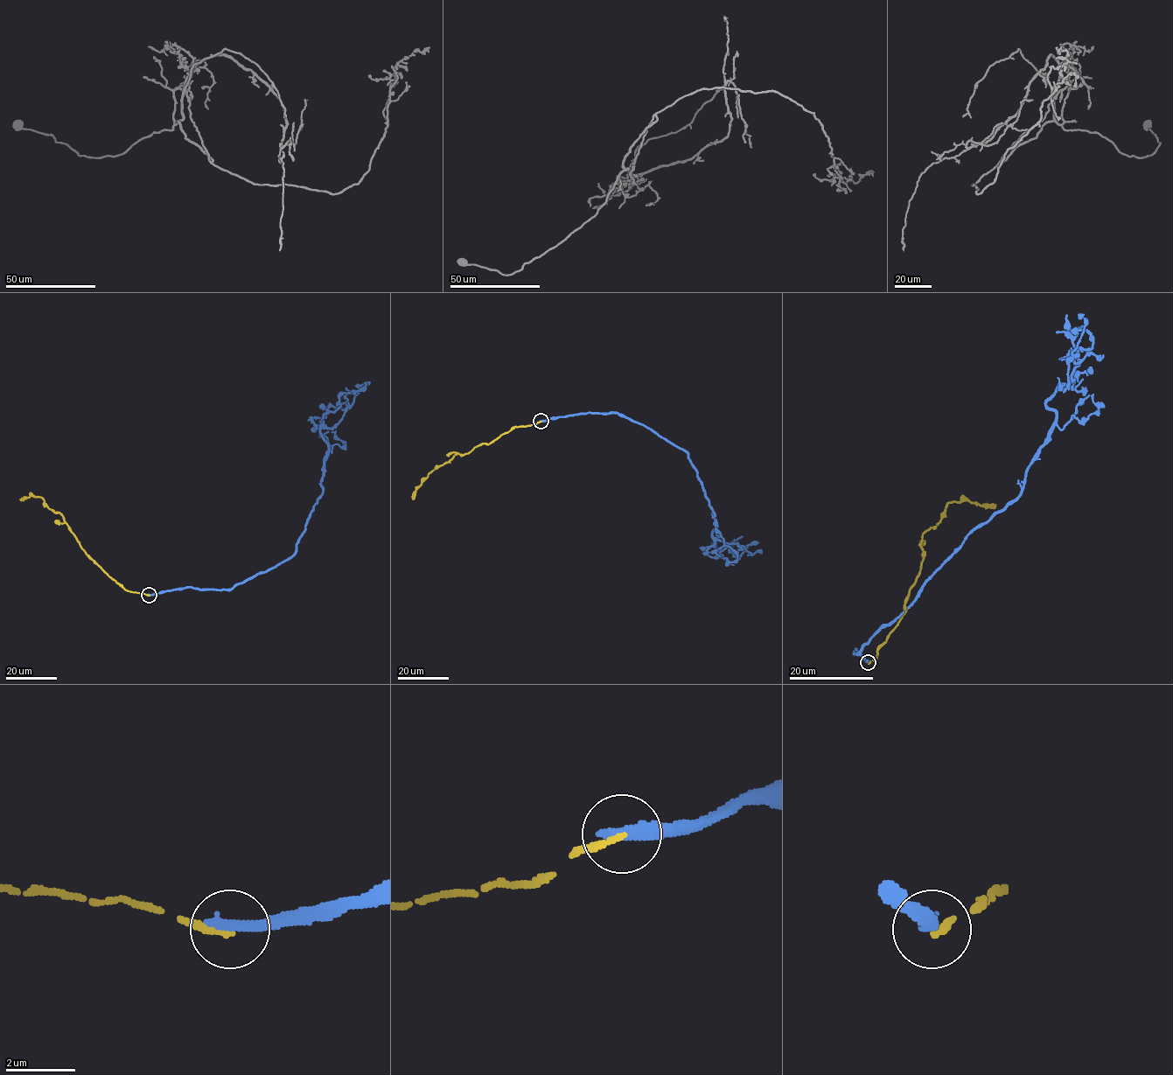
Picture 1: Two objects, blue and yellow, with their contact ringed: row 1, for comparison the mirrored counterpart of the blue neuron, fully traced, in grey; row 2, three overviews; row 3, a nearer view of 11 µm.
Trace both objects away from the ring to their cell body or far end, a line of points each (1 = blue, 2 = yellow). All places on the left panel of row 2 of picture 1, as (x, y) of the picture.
1: (149, 595), (185, 587), (231, 589), (289, 558), (322, 492), (328, 446), (320, 432), (323, 416), (365, 382)
2: (149, 595), (126, 590), (112, 580), (80, 546), (63, 517), (50, 509), (42, 499), (31, 495), (21, 499)

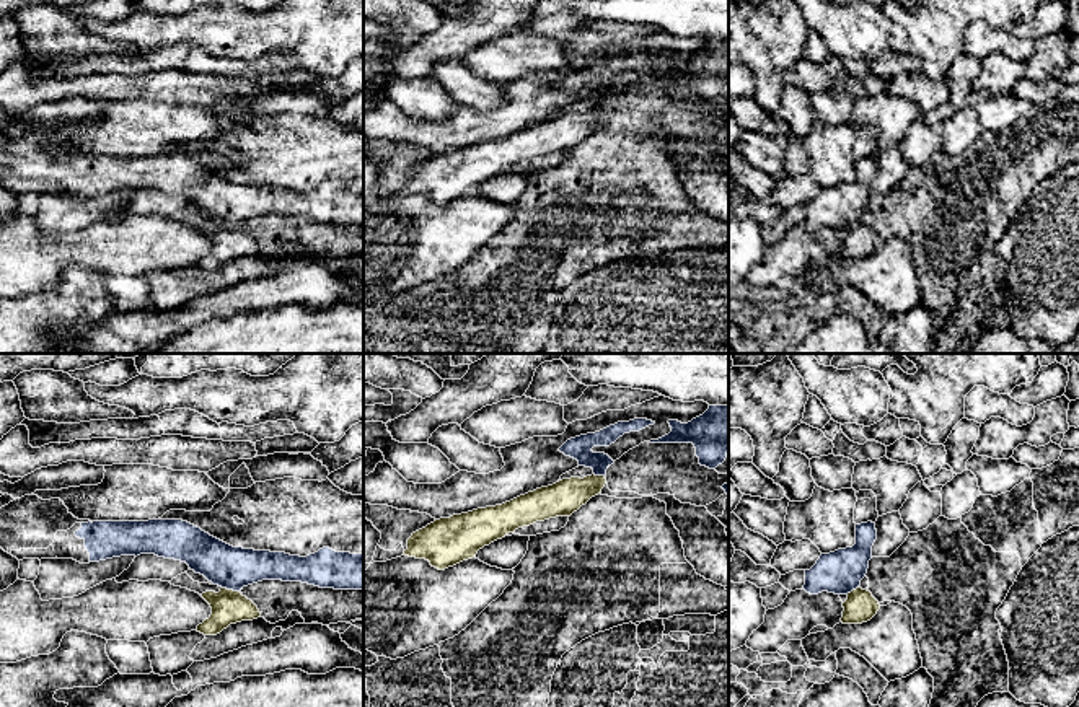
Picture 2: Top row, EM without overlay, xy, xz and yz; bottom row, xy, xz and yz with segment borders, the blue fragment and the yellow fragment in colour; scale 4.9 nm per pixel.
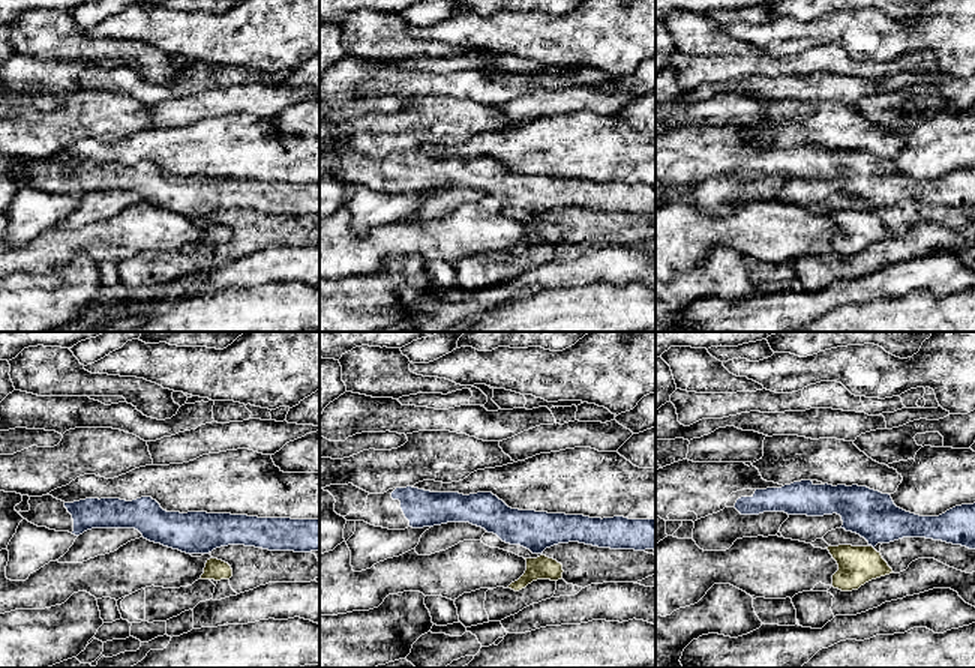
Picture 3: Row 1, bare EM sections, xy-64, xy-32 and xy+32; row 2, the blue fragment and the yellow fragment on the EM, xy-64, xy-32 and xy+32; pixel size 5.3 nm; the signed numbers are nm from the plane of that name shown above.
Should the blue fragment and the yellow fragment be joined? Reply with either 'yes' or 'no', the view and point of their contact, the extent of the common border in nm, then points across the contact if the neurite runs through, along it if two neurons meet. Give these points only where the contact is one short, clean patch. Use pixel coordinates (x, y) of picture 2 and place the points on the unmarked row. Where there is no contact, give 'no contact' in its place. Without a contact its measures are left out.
no; contact xy (230, 223); length 90 nm; border xy (222, 222), (238, 227)

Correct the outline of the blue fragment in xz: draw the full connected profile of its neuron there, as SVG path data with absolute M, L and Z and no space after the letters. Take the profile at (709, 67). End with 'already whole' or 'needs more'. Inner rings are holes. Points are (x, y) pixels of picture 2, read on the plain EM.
M729 41L709 44L688 59L668 55L672 67L649 78L693 78L699 99L716 104L729 90Z | already whole

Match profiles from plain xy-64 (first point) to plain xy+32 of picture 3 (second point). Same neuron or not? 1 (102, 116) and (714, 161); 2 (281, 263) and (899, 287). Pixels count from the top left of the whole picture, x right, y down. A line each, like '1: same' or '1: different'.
1: different
2: same

